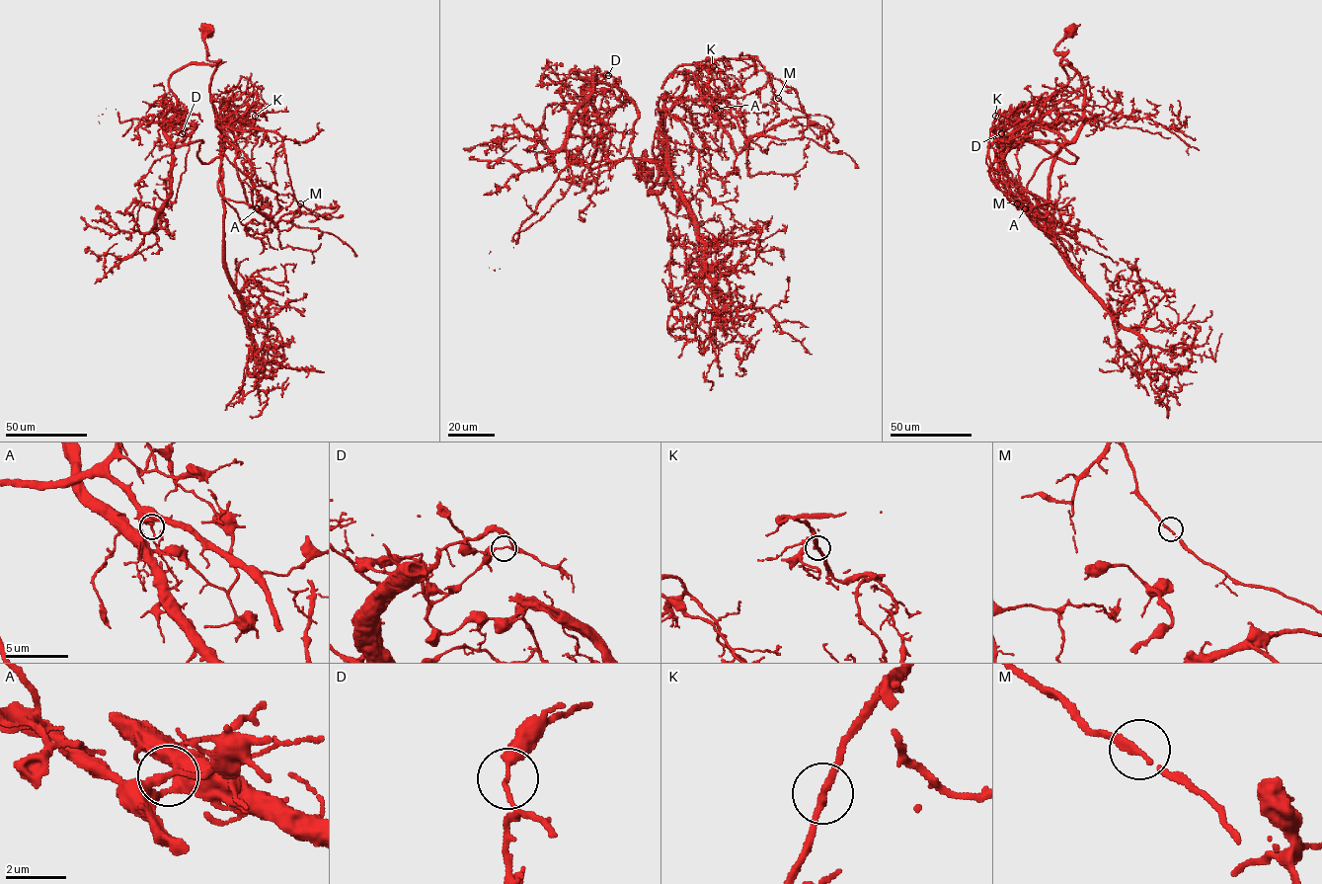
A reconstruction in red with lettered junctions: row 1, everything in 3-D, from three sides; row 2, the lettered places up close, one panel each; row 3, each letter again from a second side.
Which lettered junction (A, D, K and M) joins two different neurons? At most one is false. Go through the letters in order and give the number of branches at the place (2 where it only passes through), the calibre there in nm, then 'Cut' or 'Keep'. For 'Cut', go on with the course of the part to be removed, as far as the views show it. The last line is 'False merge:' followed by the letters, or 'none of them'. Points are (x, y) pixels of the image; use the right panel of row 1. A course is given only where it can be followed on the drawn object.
A: Branches: 2. Thickness 240 nm. Keep
D: Branches: 2. Thickness 110 nm. Cut. Course of the part to remove: (1001, 133), (999, 140), (1002, 143), (1020, 125), (1053, 126), (1085, 119), (1107, 122), (1122, 109), (1135, 116)
K: Branches: 2. Thickness 260 nm. Keep
M: Branches: 2. Thickness 170 nm. Keep
False merge: D

